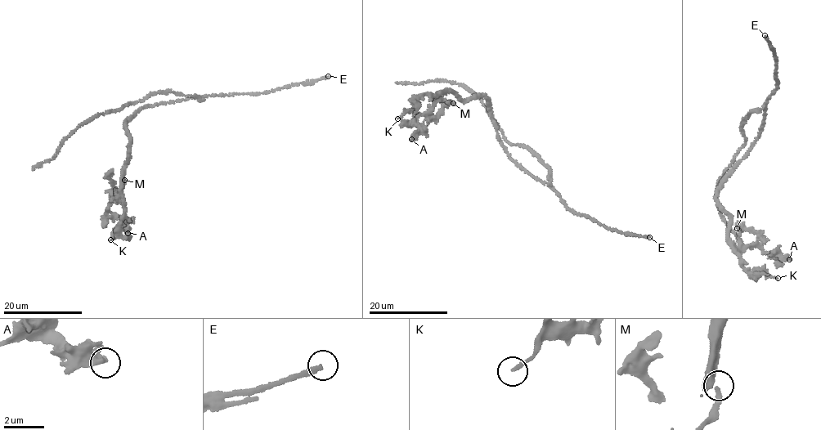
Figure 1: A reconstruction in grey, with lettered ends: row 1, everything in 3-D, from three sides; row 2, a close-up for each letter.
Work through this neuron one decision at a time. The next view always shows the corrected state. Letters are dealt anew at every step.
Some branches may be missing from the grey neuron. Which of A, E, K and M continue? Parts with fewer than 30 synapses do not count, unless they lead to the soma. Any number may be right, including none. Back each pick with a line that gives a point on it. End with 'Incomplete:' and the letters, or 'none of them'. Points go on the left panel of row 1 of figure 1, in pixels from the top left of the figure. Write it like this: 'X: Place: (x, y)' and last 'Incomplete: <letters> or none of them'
E: Place: (328, 76)
Incomplete: E

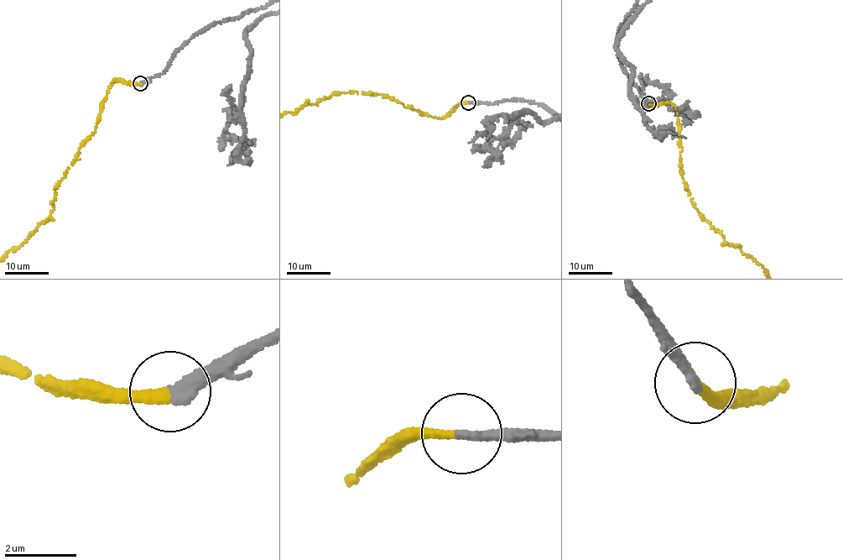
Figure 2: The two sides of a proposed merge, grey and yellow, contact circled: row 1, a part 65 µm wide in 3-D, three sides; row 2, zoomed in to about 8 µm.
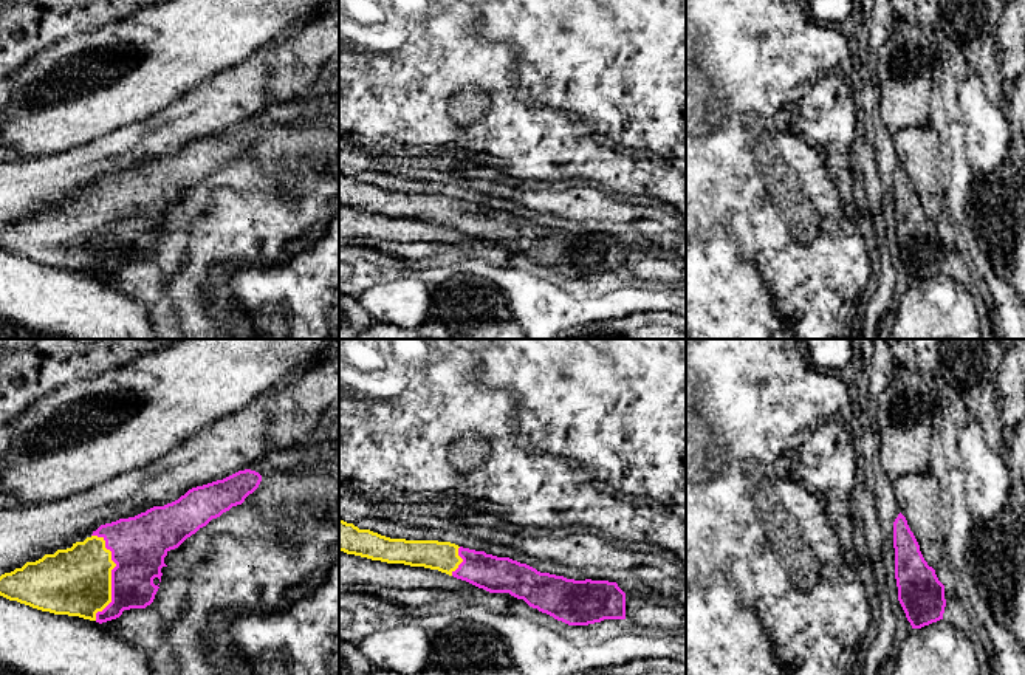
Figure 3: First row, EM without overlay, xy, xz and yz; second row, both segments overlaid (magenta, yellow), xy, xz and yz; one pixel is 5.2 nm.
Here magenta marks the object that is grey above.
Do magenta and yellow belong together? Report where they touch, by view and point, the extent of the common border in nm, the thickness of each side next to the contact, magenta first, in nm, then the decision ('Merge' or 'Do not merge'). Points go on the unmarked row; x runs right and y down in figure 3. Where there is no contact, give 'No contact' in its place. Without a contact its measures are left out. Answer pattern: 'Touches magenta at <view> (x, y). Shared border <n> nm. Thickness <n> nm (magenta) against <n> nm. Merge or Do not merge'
Touches magenta at xy (112, 228). Shared border 440 nm. Thickness 300 nm (magenta) against 360 nm. Merge

